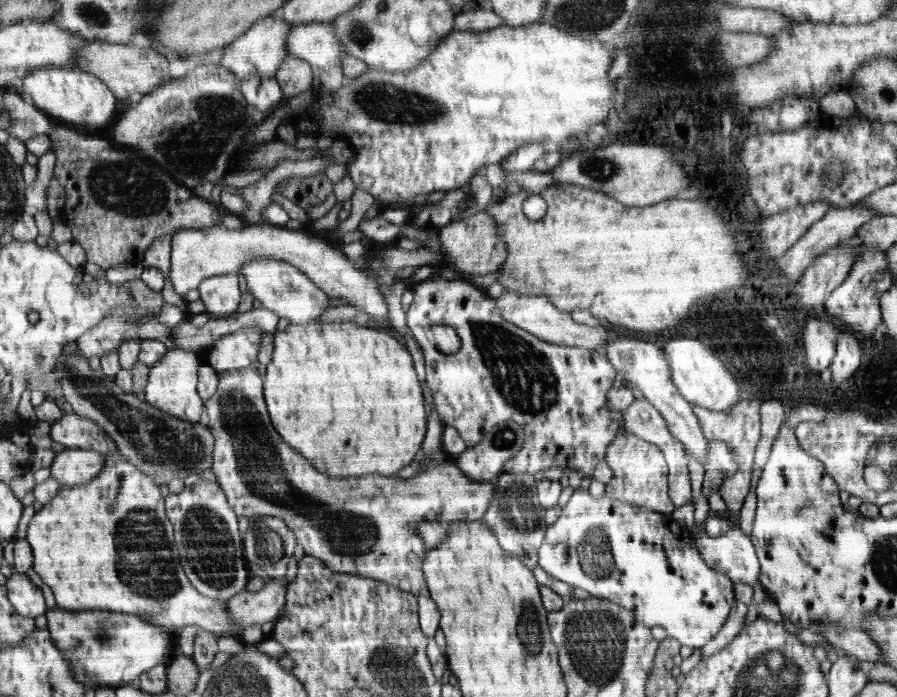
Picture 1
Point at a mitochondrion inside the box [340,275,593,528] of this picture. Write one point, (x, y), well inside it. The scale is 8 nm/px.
(524, 377)

